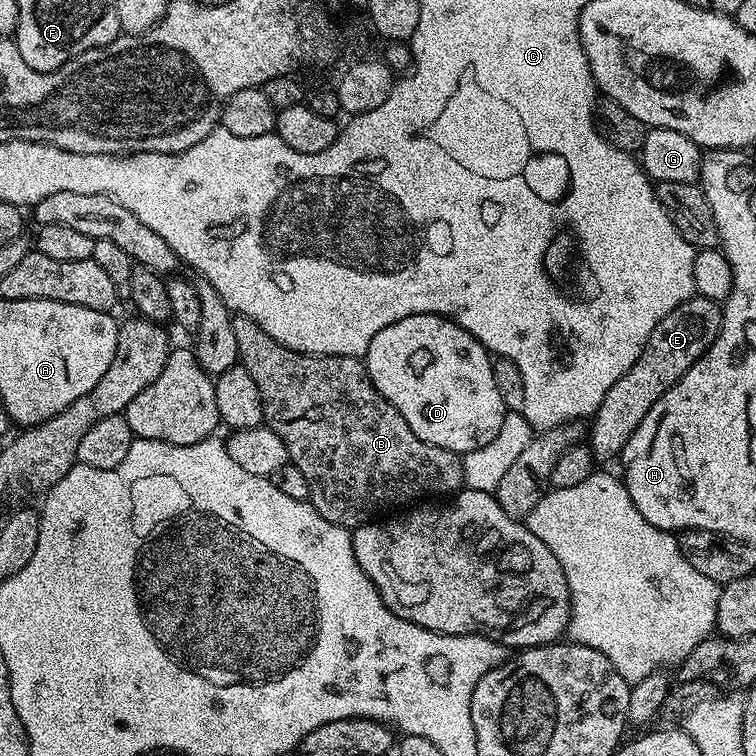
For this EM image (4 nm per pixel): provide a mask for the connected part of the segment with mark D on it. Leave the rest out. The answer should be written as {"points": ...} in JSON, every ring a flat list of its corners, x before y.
{"points":[[414,314,386,326,386,330,378,330,366,357,368,376,374,386,382,398,390,401,398,414,406,418,410,430,414,430,418,438,457,454,478,450,493,442,502,427,506,409,498,382,494,382,492,362,488,349,481,346,461,324,455,324,447,316,434,314]]}

